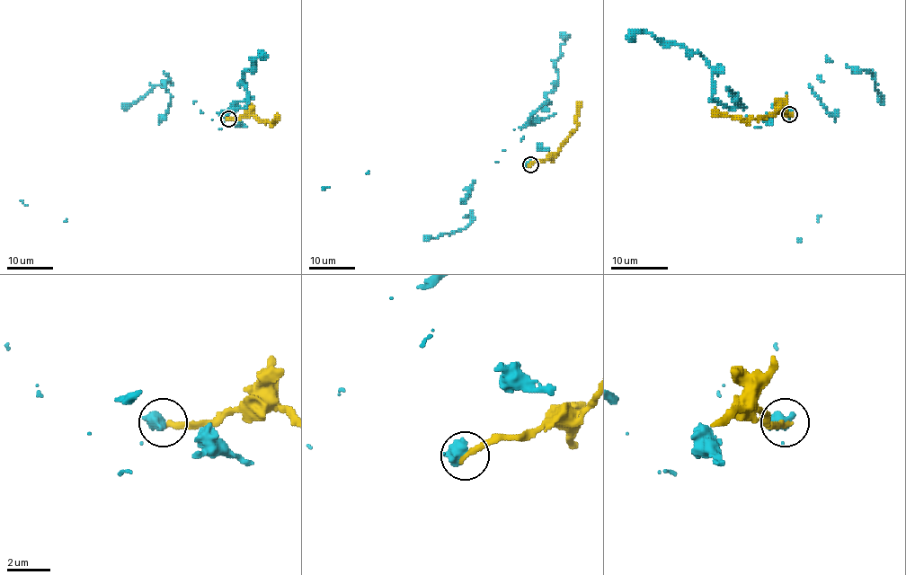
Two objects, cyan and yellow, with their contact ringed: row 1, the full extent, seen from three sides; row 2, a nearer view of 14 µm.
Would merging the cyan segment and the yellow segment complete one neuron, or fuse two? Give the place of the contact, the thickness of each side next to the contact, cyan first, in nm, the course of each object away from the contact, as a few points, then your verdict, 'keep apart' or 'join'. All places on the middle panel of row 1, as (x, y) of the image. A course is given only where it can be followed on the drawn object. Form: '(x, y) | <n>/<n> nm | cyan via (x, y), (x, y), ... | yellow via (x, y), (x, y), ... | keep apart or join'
(530, 164) | 600/320 nm | cyan via (529, 164), (496, 163), (469, 189), (467, 196), (475, 219), (456, 232), (423, 240), (324, 189), (329, 187) | yellow via (529, 164), (554, 156), (574, 128), (581, 102) | keep apart

